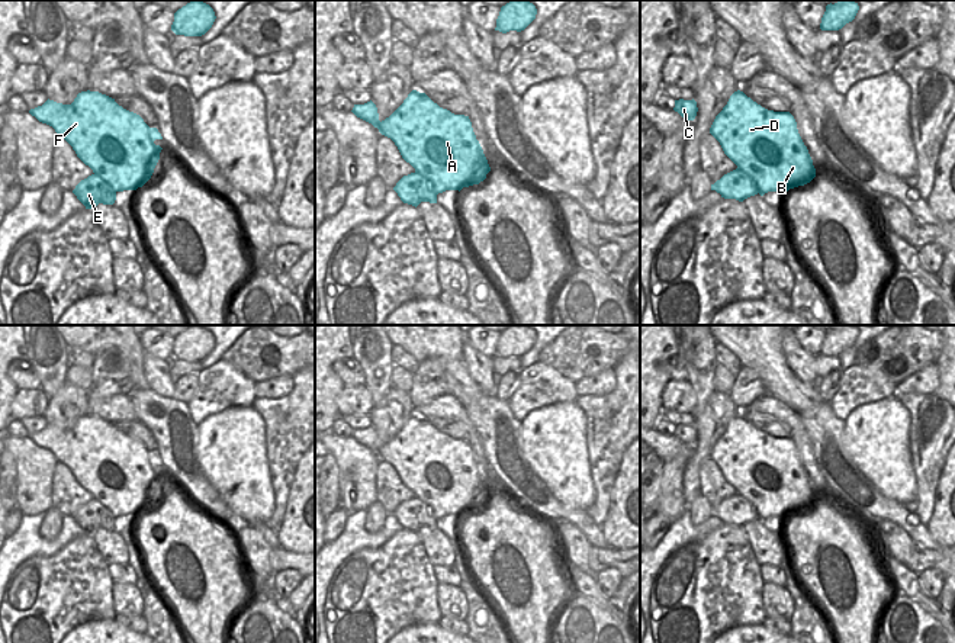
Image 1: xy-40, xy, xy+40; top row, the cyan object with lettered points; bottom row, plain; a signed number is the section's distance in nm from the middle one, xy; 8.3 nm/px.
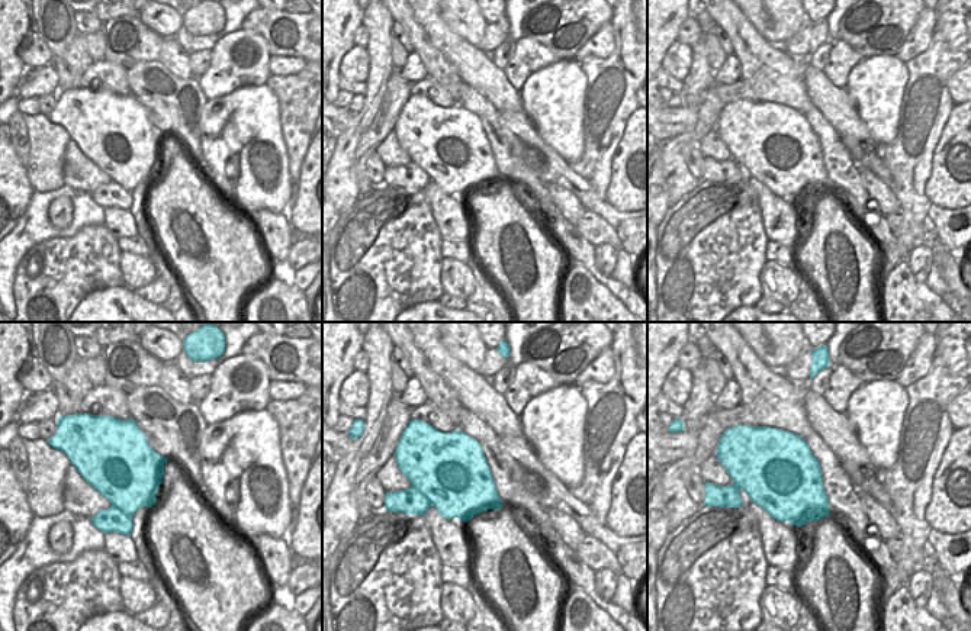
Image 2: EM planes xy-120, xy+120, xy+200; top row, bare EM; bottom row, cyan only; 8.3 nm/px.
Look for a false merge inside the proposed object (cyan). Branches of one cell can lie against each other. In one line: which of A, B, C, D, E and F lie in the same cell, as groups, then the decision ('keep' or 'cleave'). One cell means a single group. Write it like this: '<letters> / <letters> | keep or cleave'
A B C D E F | keep

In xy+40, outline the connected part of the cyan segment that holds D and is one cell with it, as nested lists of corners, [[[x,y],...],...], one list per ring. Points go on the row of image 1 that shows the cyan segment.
[[[734,91],[716,116],[710,134],[737,165],[711,184],[724,199],[745,199],[768,192],[785,194],[816,177],[813,160],[794,116],[762,107]]]

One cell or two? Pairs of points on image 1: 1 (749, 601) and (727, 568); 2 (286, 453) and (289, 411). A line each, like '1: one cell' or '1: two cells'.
1: one cell
2: one cell

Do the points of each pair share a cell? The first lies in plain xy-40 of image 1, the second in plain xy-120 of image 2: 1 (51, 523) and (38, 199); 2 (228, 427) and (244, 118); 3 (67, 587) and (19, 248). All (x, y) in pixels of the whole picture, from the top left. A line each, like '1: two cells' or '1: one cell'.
1: two cells
2: one cell
3: two cells

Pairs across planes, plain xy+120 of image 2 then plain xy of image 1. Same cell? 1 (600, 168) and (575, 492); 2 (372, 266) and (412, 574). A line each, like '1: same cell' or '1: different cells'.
1: different cells
2: same cell

